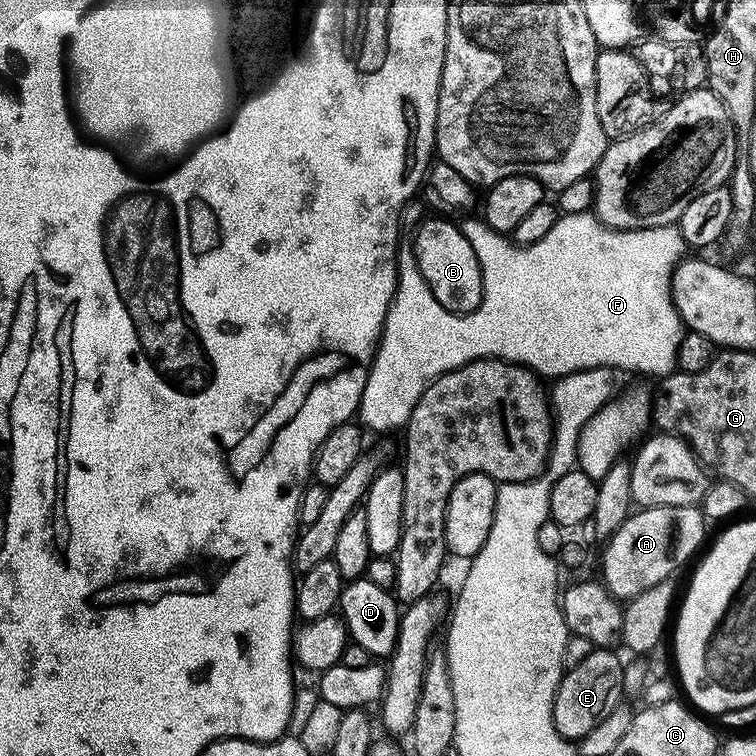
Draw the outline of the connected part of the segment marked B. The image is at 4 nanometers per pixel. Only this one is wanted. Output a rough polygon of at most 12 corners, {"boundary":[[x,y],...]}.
{"boundary":[[437,217],[414,243],[444,310],[476,313],[481,263],[463,229]]}

